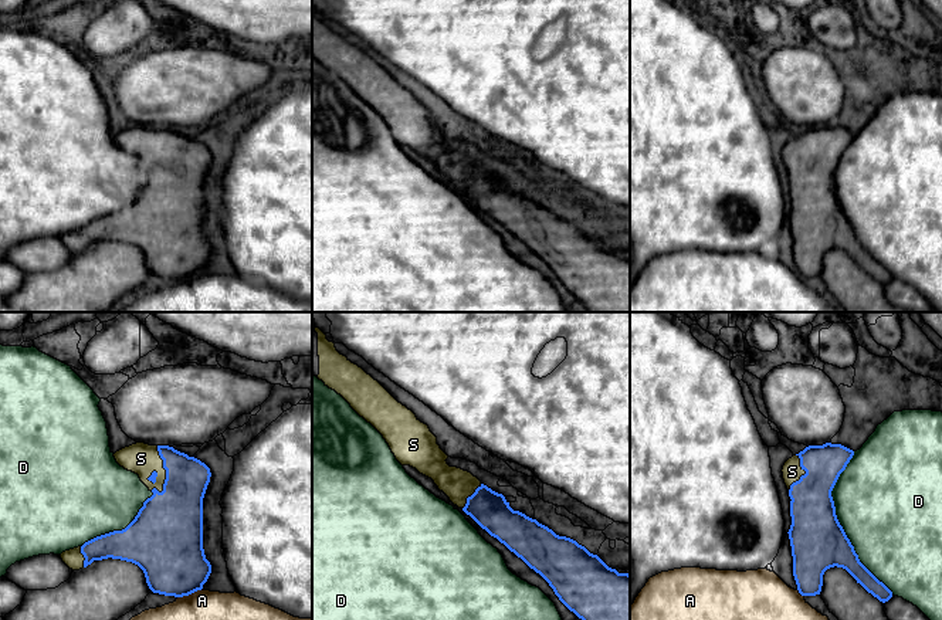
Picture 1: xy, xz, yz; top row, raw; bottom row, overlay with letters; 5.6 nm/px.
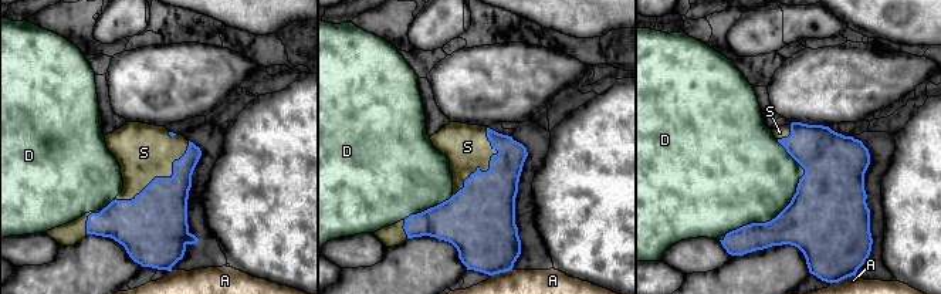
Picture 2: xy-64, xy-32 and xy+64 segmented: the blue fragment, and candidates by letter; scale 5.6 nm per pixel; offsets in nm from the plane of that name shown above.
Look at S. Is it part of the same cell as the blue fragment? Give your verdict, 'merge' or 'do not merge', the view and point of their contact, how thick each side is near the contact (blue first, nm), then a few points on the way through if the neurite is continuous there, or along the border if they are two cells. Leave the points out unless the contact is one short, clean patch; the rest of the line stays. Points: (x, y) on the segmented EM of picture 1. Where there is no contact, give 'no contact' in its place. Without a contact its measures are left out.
merge; meets blue in xy at (165, 468); 280 nm thick on the blue side, 180 nm on the other

